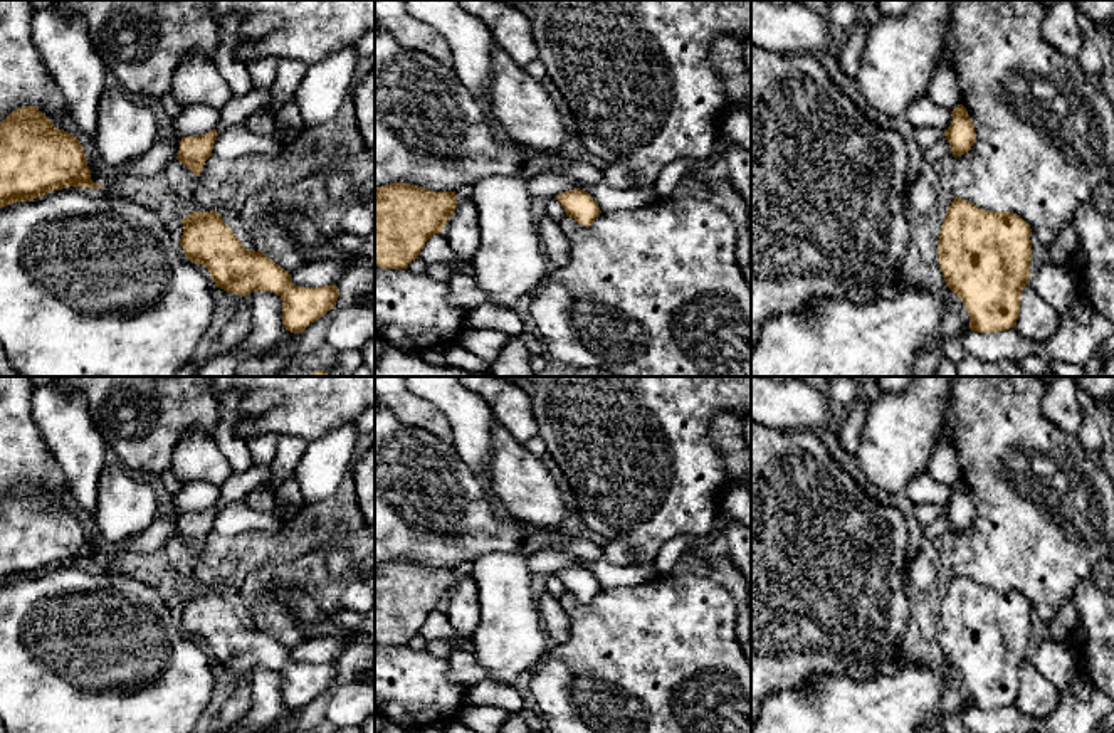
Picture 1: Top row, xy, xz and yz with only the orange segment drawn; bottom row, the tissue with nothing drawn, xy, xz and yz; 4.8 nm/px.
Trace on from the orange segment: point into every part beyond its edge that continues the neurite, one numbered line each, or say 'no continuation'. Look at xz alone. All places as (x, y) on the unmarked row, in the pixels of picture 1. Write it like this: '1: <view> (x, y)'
no continuation

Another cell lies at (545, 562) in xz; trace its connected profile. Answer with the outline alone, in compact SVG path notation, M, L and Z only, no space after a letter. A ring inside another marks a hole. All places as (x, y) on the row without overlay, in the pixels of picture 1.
M553 548L533 553L528 565L531 573L548 577L556 575L561 568L580 565L593 573L602 588L640 585L659 577L652 563L617 567L603 553L588 562Z

